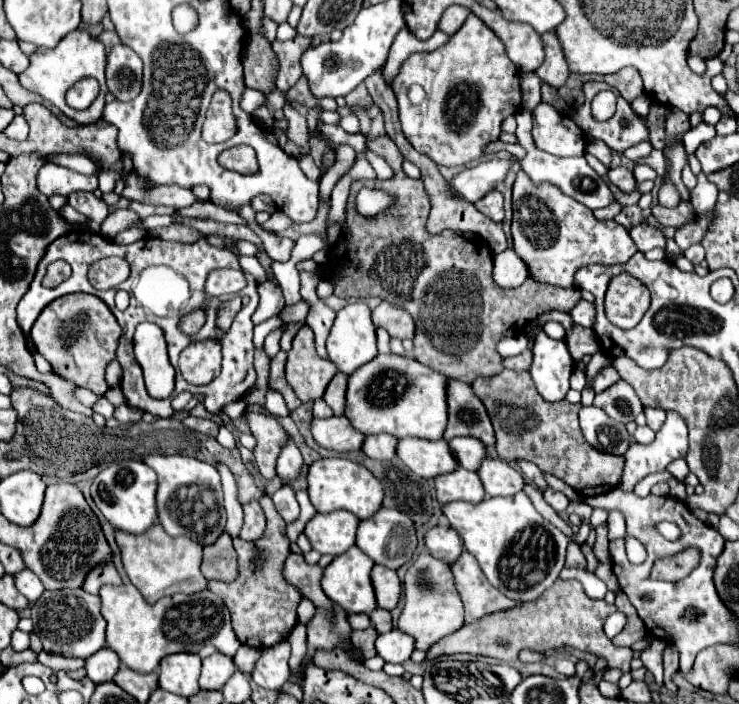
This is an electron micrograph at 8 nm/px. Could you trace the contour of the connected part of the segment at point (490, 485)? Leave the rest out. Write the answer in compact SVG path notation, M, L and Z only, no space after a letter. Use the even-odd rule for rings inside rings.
M486 458L482 462L482 468L478 470L478 476L488 496L510 496L520 492L526 484L524 476L500 458L498 460Z

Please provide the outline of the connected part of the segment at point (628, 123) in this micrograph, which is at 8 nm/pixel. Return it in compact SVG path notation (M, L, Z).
M586 82L584 84L586 102L582 104L582 108L576 110L576 114L572 118L582 128L584 134L590 134L598 140L604 140L604 144L614 152L624 152L626 148L648 138L648 128L646 128L644 120L632 112L630 104L622 96L618 96L616 114L608 122L594 120L590 114L590 102L600 90L606 90L606 88L616 92L606 82Z

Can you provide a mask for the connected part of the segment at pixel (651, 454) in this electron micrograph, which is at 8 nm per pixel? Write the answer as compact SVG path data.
M668 412L662 430L656 432L656 438L650 444L634 442L624 454L626 466L622 474L622 484L618 488L630 492L636 486L636 482L640 482L644 476L662 472L672 460L684 458L686 450L688 428L676 412Z

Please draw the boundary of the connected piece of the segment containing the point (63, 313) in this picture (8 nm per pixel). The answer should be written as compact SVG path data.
M82 292L66 294L50 302L50 308L44 308L30 332L32 342L36 344L38 352L50 362L54 374L68 382L74 382L80 388L92 390L98 396L104 396L104 392L108 390L104 374L108 362L116 356L120 334L122 328L114 320L110 308L100 298Z

